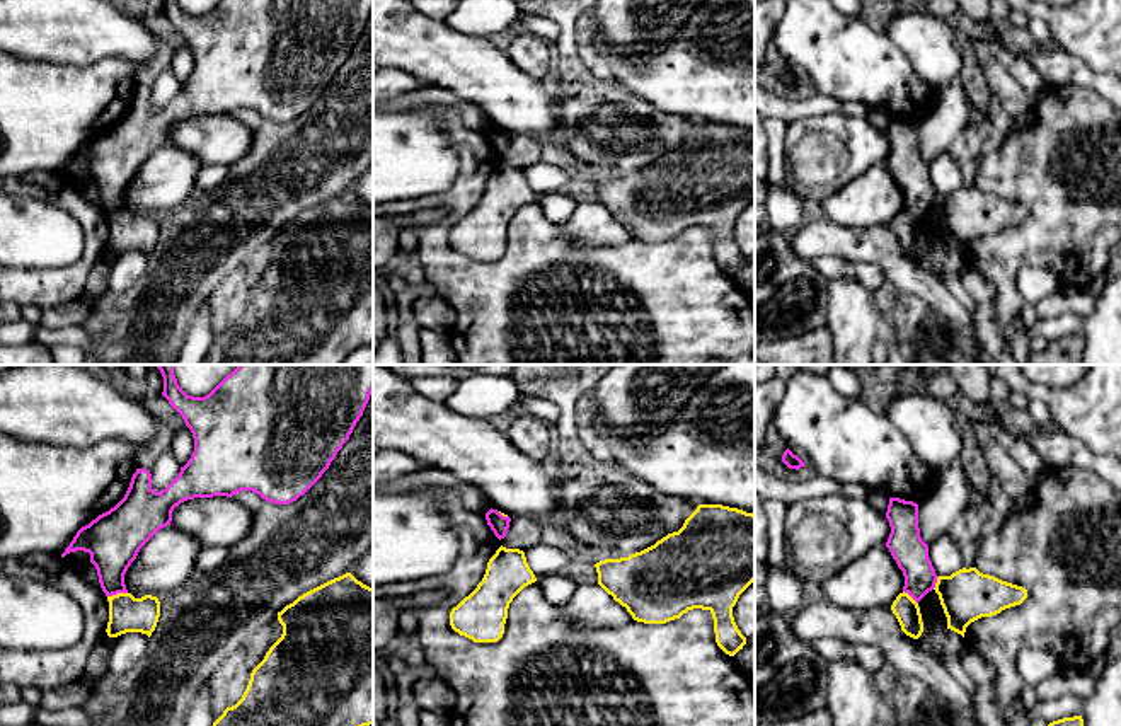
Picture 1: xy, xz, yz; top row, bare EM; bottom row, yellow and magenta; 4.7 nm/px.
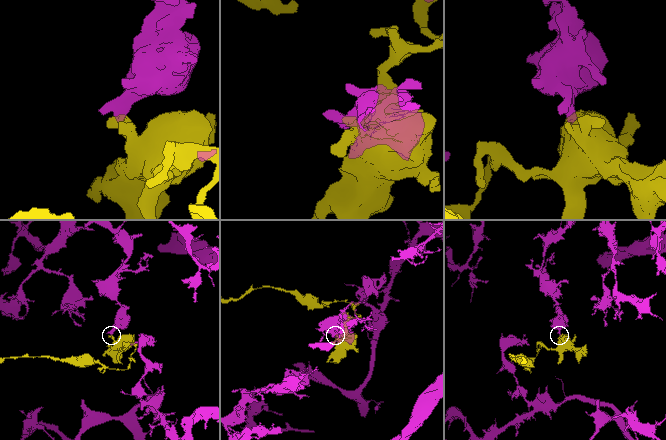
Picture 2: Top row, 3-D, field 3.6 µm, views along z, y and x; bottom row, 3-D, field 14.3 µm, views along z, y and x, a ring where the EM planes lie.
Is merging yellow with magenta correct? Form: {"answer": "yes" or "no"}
{"answer": "no"}

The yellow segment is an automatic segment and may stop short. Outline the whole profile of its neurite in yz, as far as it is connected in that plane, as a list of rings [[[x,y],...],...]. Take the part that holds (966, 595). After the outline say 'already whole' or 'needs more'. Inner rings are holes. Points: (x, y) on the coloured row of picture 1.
[[[976,568],[939,576],[934,590],[947,617],[947,629],[963,637],[971,622],[997,615],[1027,598],[1026,588],[983,574]]]; already whole

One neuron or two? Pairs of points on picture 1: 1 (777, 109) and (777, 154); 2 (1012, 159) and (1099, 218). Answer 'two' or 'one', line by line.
1: two
2: one

